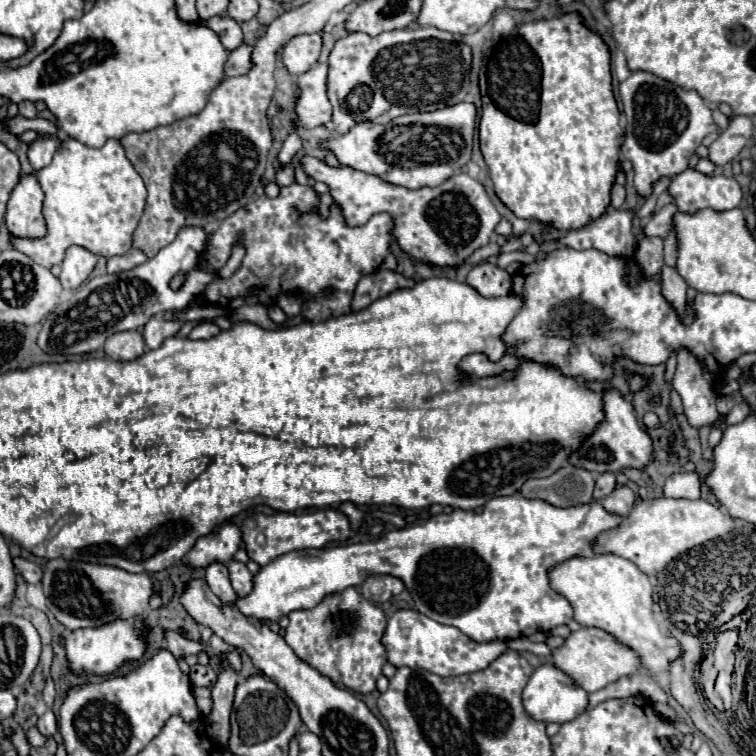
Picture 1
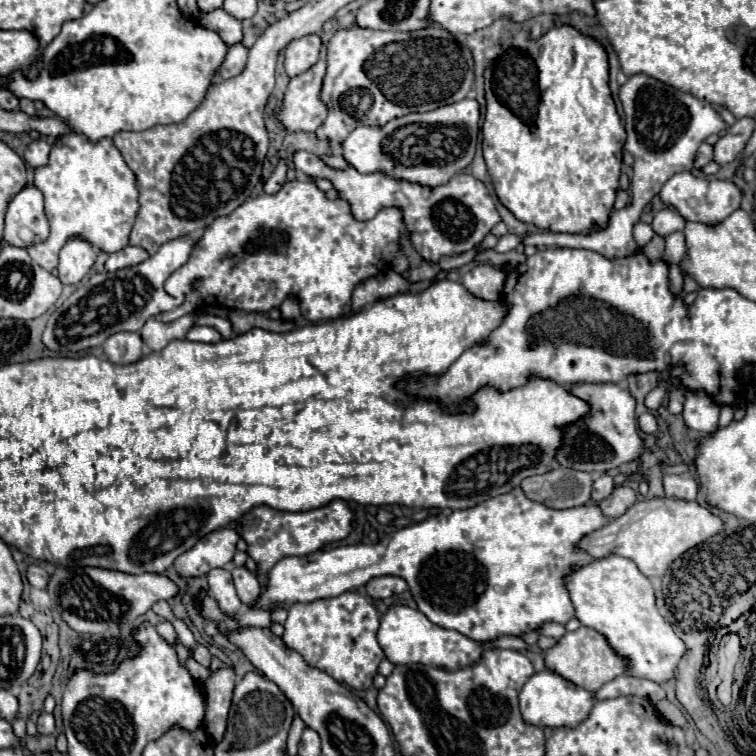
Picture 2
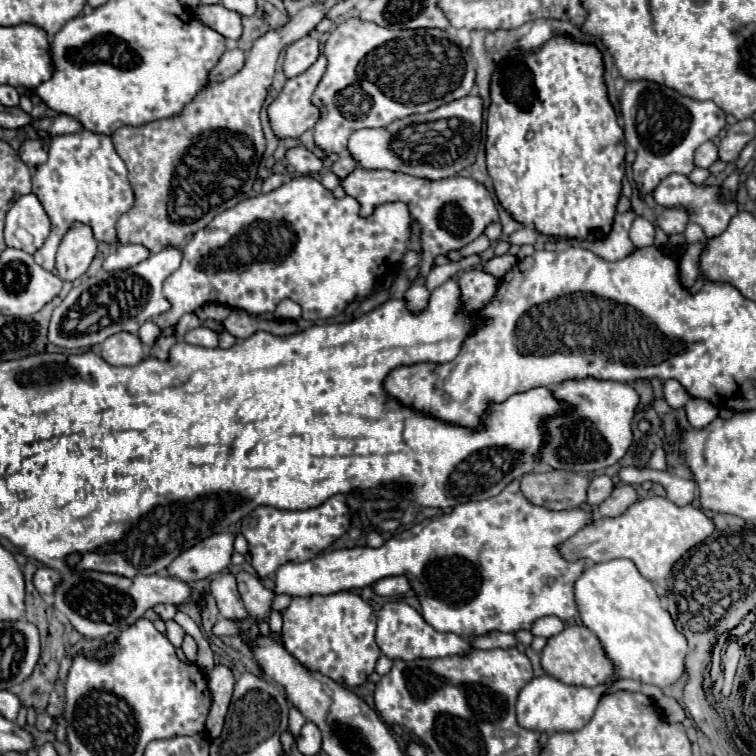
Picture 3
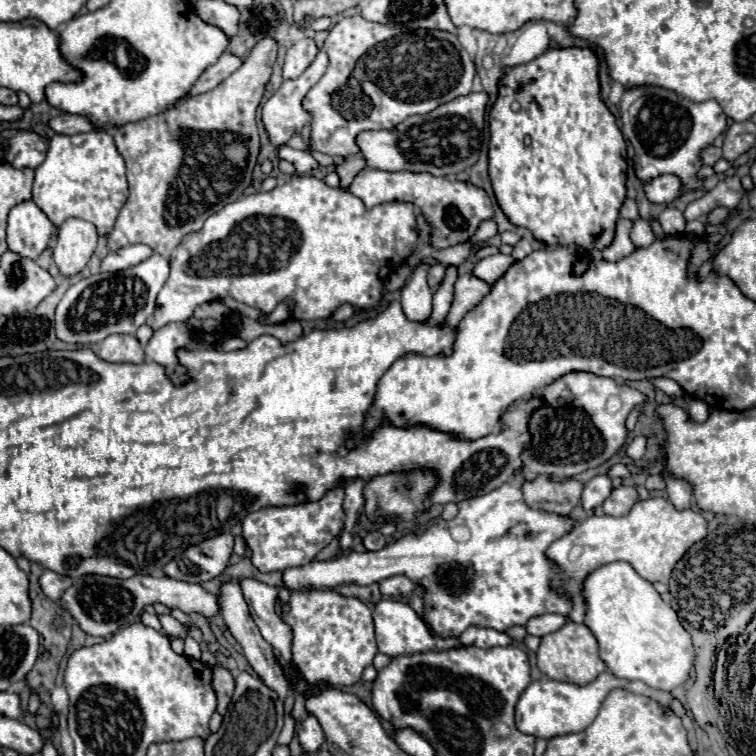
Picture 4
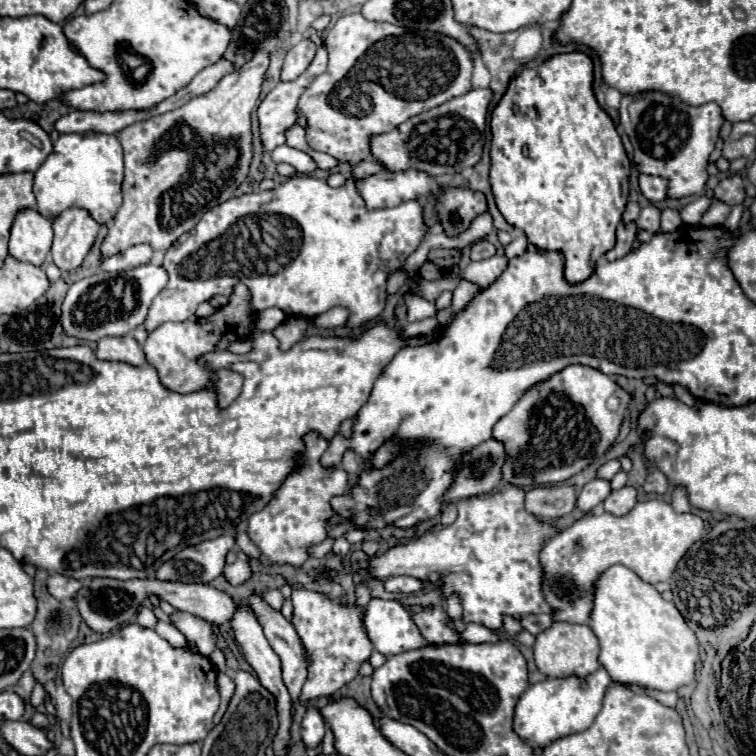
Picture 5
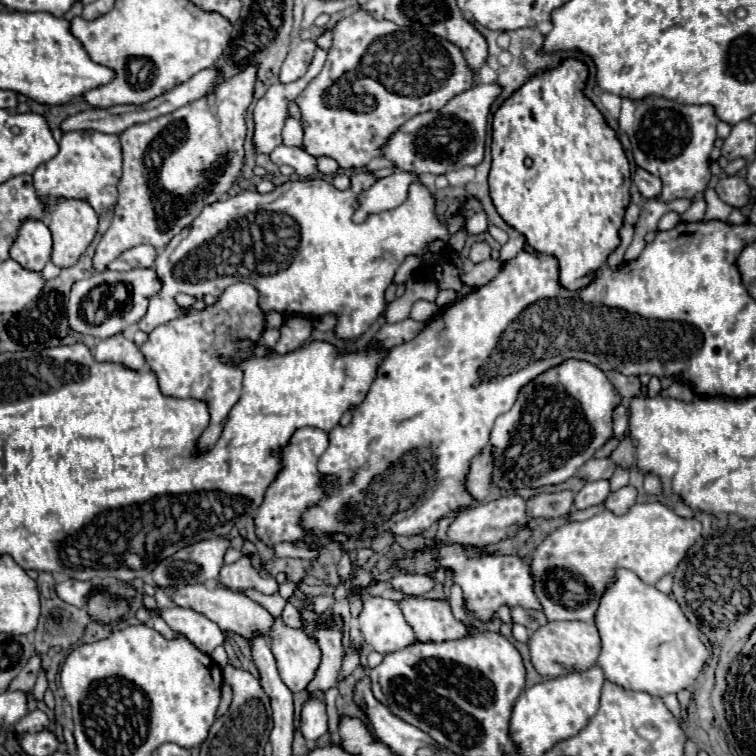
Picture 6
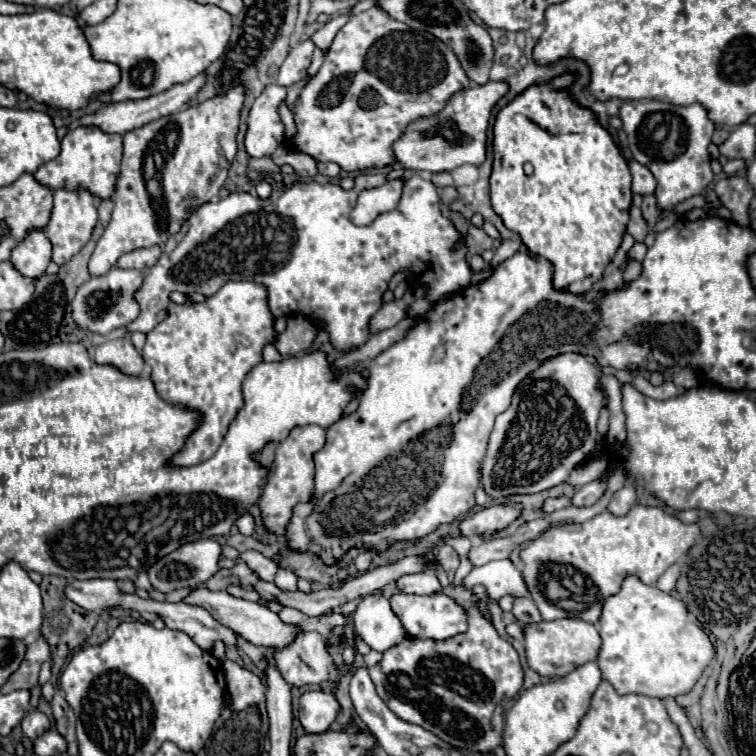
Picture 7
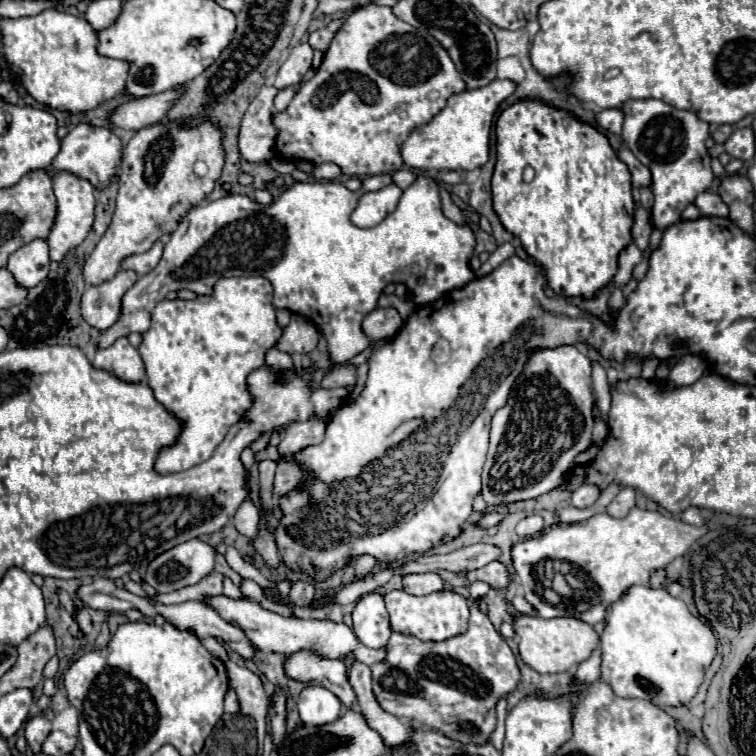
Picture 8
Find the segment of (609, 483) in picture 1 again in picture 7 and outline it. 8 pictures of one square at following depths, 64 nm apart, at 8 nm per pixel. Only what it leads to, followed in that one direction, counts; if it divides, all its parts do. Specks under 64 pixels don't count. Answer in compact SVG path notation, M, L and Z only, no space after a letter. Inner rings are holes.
M606 480L588 482L572 496L572 504L574 506L592 506L604 496L604 492L606 492Z

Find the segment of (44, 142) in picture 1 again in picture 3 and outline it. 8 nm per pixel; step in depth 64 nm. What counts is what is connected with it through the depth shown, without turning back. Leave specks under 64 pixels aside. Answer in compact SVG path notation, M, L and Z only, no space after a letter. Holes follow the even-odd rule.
M26 140L18 152L18 156L24 160L28 166L40 166L48 158L48 146L40 140Z

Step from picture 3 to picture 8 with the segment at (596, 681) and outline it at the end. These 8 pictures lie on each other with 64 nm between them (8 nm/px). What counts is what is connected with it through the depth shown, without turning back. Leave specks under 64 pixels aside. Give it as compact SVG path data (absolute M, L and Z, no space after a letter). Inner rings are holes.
M520 616L514 620L516 636L520 638L518 648L524 664L528 664L532 670L540 674L558 674L558 672L568 672L572 666L584 662L590 658L590 654L598 648L600 636L598 632L578 620L578 618L532 618L532 616Z

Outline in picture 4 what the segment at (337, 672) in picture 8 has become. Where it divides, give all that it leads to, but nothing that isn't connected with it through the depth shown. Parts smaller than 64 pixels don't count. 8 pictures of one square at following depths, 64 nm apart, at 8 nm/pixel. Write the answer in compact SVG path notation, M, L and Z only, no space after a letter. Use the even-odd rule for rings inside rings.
M240 578L240 588L244 592L244 600L250 608L250 614L262 632L262 638L282 656L284 664L292 666L292 632L288 632L288 624L284 624L282 618L274 612L278 590L274 586L262 584L256 578Z

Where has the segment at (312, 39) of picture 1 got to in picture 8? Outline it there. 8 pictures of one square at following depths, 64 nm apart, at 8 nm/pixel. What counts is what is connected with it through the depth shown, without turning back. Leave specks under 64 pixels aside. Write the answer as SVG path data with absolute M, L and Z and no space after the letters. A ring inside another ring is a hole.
M308 42L294 46L286 62L280 66L274 86L288 88L298 84L304 78L304 74L310 70L310 64L312 64L312 46Z

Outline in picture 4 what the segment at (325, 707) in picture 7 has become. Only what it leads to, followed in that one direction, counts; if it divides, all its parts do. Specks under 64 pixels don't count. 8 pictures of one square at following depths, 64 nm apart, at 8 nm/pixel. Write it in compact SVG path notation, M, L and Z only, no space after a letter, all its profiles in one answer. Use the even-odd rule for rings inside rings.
M308 716L302 722L302 728L298 732L298 740L300 740L300 746L304 752L318 752L320 746L324 744L322 728L314 716Z

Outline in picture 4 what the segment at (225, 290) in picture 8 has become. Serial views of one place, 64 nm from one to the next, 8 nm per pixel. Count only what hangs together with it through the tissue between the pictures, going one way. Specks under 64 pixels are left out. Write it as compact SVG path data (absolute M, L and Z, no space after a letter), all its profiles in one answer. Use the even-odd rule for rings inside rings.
M166 324L164 328L156 330L150 342L146 344L146 358L152 362L158 362L166 368L168 376L176 382L184 382L186 374L184 368L180 368L176 360L176 348L180 346L192 346L192 340L188 340L190 330L186 324Z

